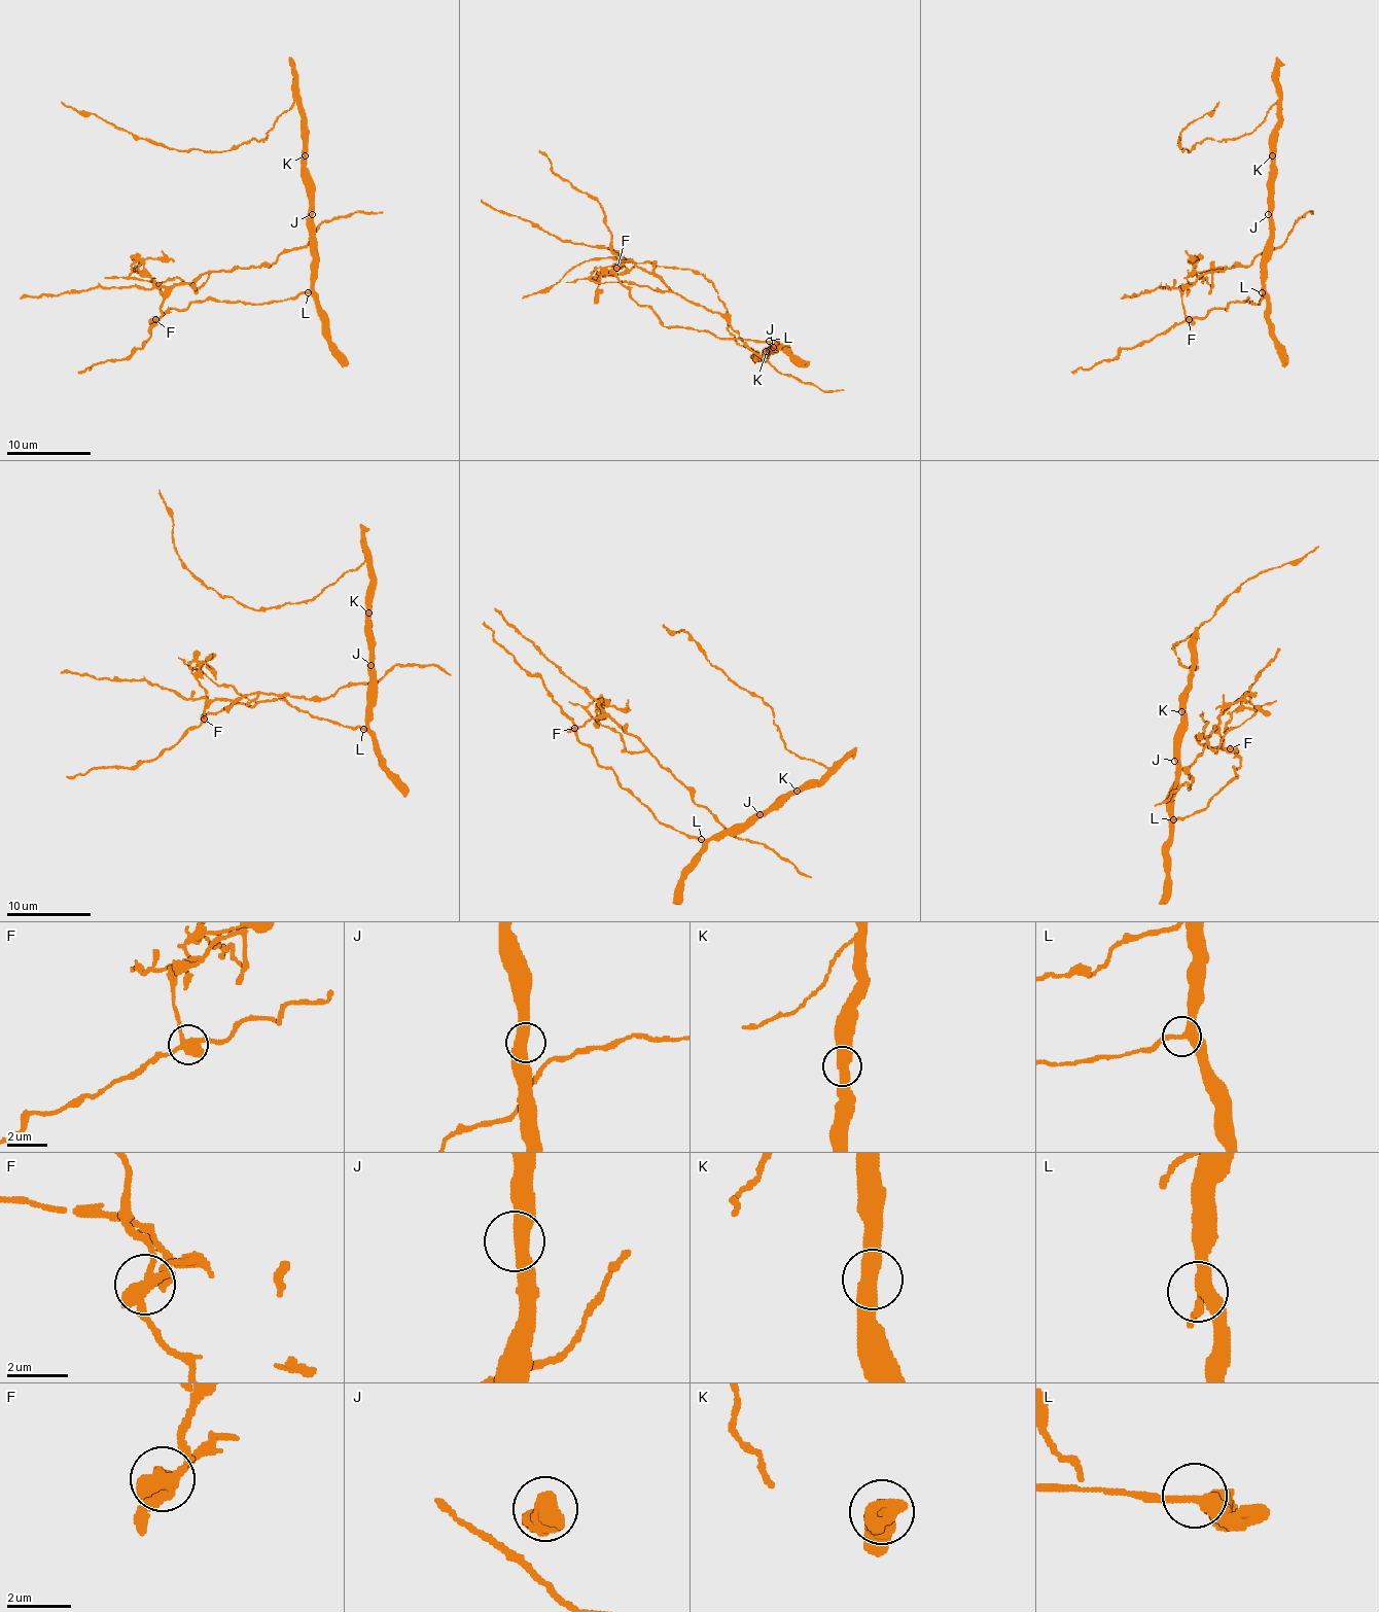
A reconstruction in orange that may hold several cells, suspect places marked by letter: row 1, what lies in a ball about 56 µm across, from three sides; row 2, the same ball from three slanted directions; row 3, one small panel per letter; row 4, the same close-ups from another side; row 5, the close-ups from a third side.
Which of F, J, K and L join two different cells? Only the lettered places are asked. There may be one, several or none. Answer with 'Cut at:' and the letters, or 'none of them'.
Cut at: F

